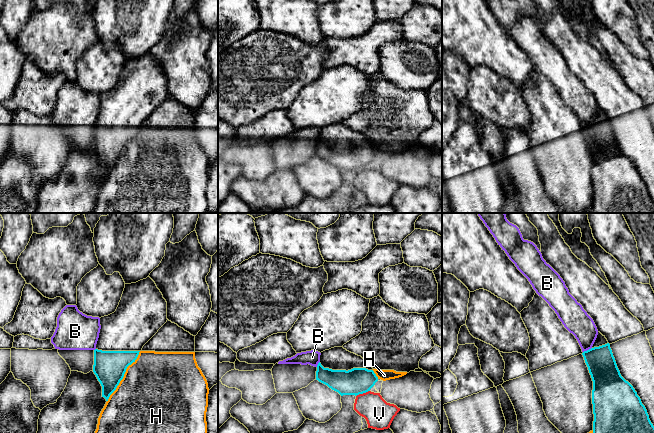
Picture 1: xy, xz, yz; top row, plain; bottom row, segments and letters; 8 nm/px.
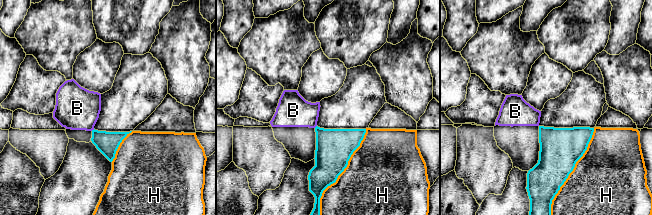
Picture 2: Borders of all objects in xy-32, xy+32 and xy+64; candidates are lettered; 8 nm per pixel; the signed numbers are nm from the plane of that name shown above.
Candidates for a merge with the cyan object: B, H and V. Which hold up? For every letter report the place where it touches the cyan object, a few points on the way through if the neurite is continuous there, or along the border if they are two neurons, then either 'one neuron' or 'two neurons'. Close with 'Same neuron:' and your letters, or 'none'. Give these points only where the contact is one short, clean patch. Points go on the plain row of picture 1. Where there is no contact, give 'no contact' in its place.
B: contact yz (587, 126); border yz (591, 123), (583, 128); two neurons
H: contact xy (123, 152); two neurons
V: contact xz (362, 169); two neurons
Same neuron: none

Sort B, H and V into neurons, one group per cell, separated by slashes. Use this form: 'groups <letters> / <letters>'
groups B / H / V

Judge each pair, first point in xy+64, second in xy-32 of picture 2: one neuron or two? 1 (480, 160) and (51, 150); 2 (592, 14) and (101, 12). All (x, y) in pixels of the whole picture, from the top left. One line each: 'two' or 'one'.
1: one
2: one

